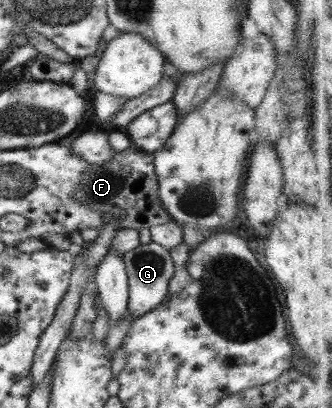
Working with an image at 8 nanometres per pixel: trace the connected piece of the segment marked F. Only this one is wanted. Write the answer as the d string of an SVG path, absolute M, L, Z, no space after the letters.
M131 145L114 153L108 163L90 165L86 171L82 171L74 189L74 202L87 203L92 210L98 210L102 226L117 221L120 223L120 229L140 230L172 220L158 199L153 155Z

